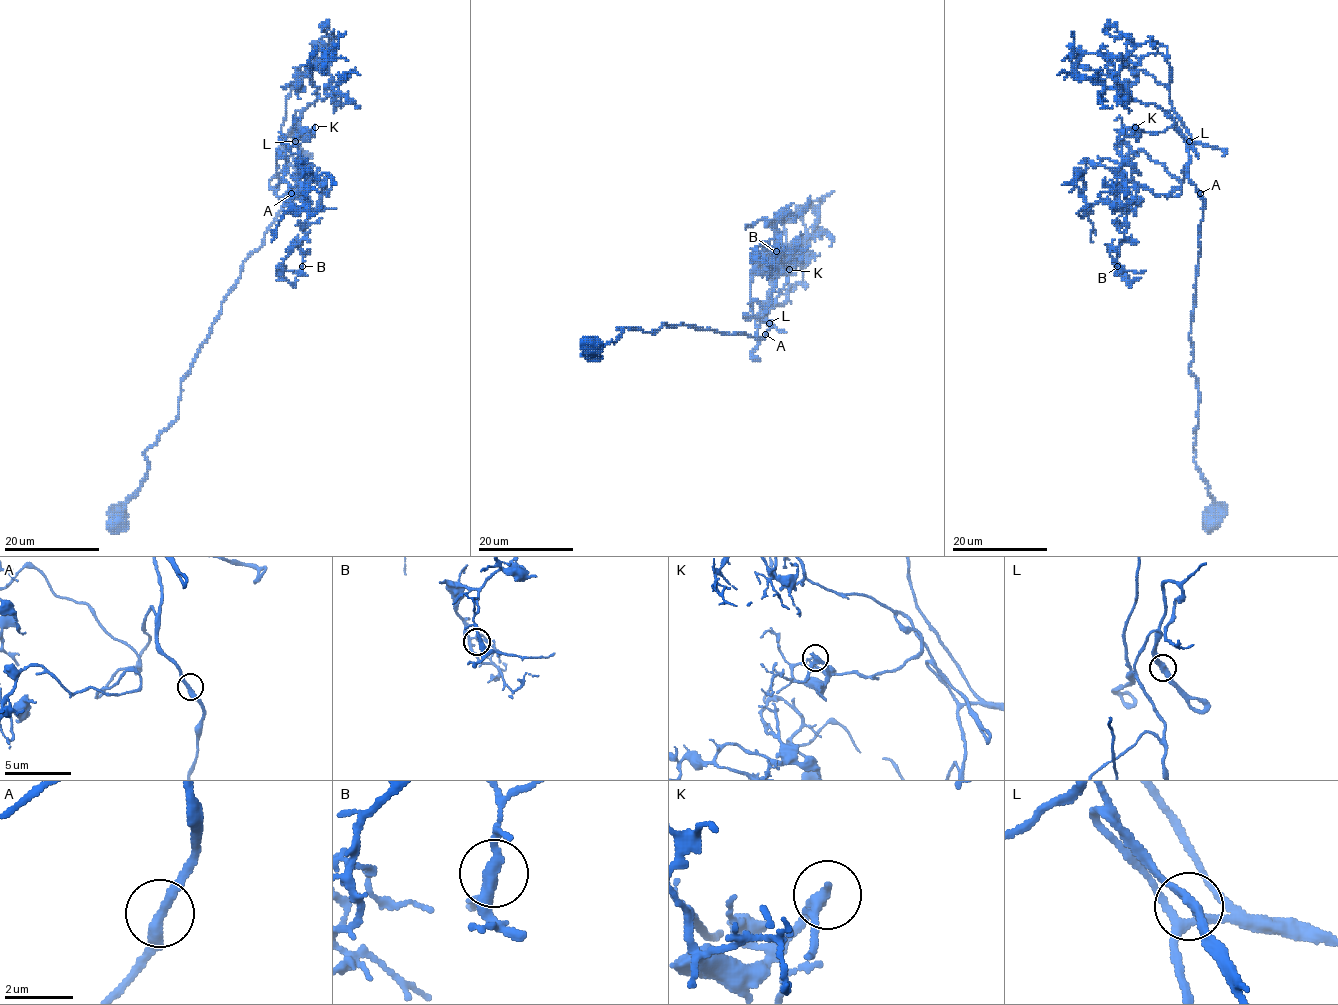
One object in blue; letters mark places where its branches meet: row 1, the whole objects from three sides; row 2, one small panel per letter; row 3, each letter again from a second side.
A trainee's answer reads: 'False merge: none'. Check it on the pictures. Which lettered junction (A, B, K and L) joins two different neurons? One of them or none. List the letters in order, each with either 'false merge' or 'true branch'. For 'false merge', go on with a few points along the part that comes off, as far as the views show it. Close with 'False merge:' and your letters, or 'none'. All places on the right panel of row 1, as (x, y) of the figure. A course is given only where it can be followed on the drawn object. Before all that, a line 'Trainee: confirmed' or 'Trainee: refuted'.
Trainee: confirmed
A: true branch
B: true branch
K: true branch
L: true branch
False merge: none

